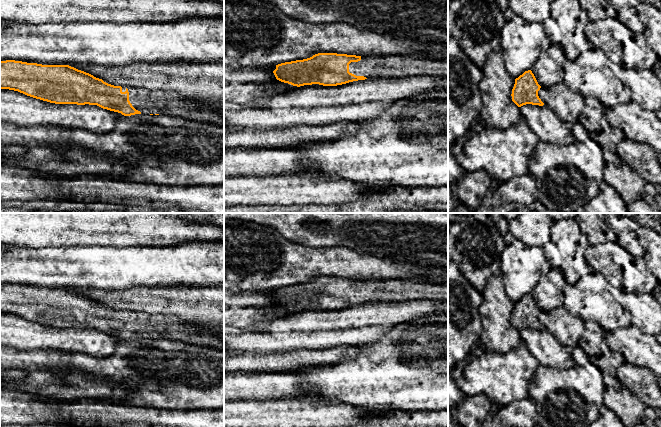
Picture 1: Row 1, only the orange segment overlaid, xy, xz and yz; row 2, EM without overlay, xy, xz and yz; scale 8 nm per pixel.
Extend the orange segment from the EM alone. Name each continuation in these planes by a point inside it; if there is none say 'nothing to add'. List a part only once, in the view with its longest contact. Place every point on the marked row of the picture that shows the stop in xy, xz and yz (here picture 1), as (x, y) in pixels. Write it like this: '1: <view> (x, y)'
1: xz (383, 67)

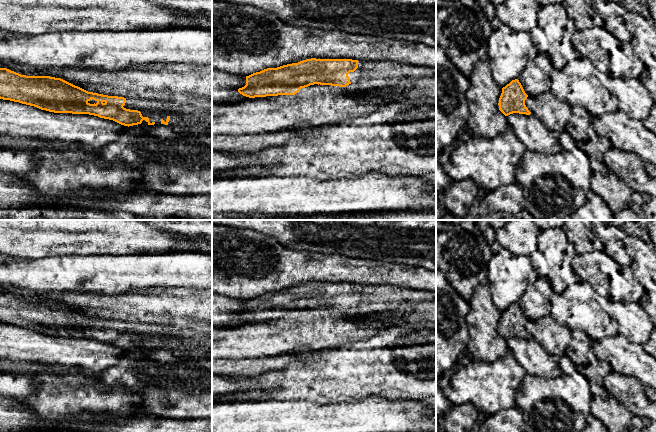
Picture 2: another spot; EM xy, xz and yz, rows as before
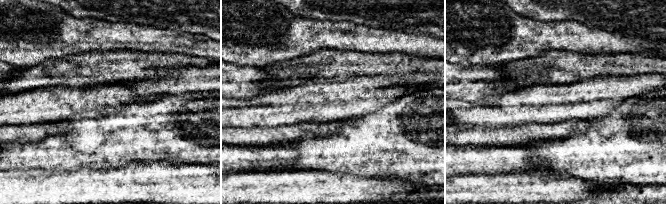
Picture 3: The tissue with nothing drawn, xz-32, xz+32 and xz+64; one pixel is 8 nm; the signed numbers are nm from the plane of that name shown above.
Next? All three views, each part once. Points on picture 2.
1: xy (155, 116)

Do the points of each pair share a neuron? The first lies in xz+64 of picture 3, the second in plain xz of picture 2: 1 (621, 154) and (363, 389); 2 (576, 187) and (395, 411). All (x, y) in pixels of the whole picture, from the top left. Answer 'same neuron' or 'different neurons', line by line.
1: same neuron
2: same neuron

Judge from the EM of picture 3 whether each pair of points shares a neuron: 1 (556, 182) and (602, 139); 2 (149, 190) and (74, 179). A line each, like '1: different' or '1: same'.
1: different
2: same

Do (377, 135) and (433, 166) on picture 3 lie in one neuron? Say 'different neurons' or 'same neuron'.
same neuron

